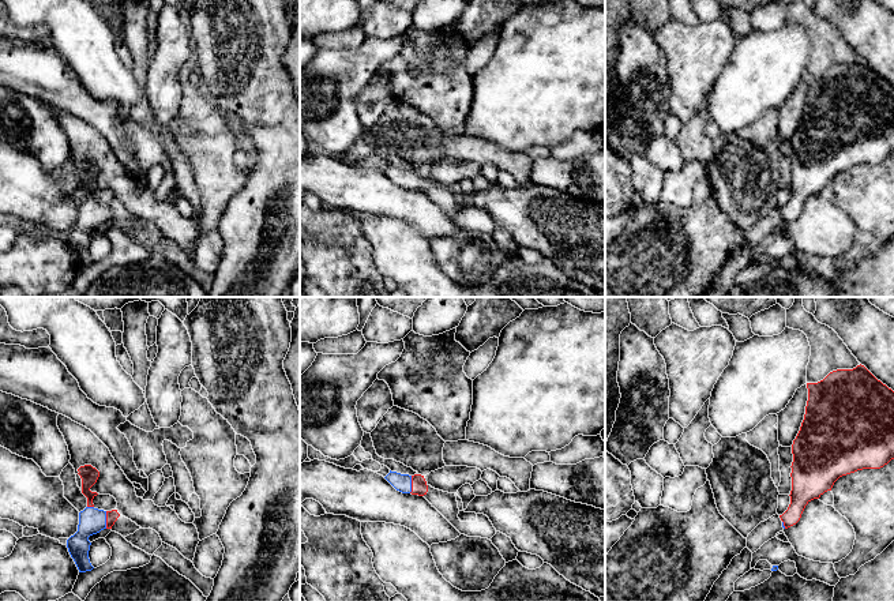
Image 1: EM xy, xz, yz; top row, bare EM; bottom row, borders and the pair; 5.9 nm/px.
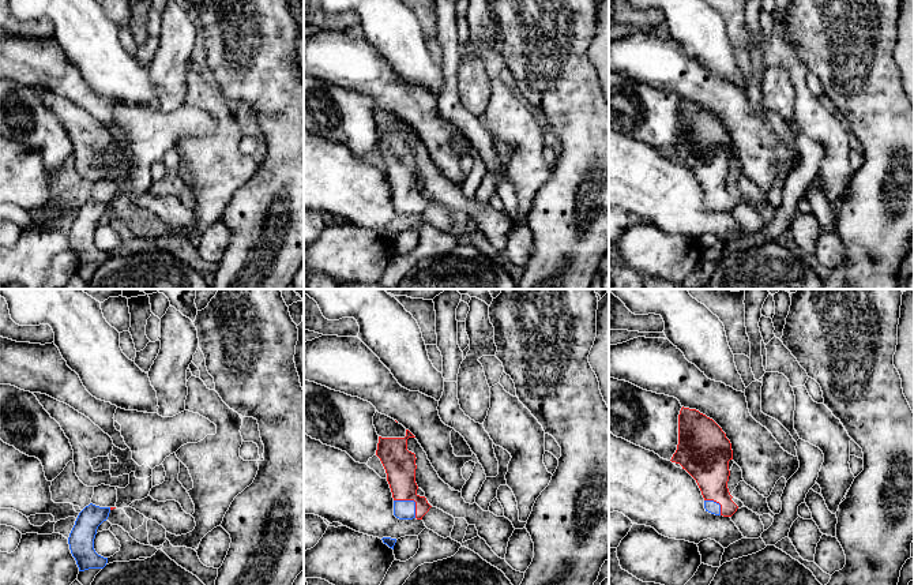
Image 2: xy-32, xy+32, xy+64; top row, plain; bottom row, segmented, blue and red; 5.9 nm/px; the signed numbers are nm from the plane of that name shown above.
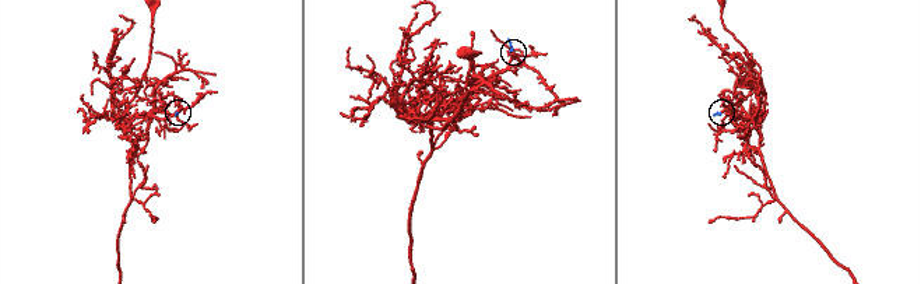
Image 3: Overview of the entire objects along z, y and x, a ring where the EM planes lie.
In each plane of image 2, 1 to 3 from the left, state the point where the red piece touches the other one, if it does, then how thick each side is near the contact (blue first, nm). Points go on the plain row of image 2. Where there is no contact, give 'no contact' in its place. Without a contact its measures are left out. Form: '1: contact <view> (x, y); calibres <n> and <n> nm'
1: no contact
2: contact xy+32 (412, 195); calibres 110 and 190 nm
3: contact xy+64 (715, 197); calibres 70 and 260 nm

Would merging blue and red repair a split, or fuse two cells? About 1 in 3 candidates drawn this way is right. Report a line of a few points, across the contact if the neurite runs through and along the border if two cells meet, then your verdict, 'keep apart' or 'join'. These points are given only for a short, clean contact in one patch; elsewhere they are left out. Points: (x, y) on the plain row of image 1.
xy (91, 216), (105, 214), (112, 210) | join

